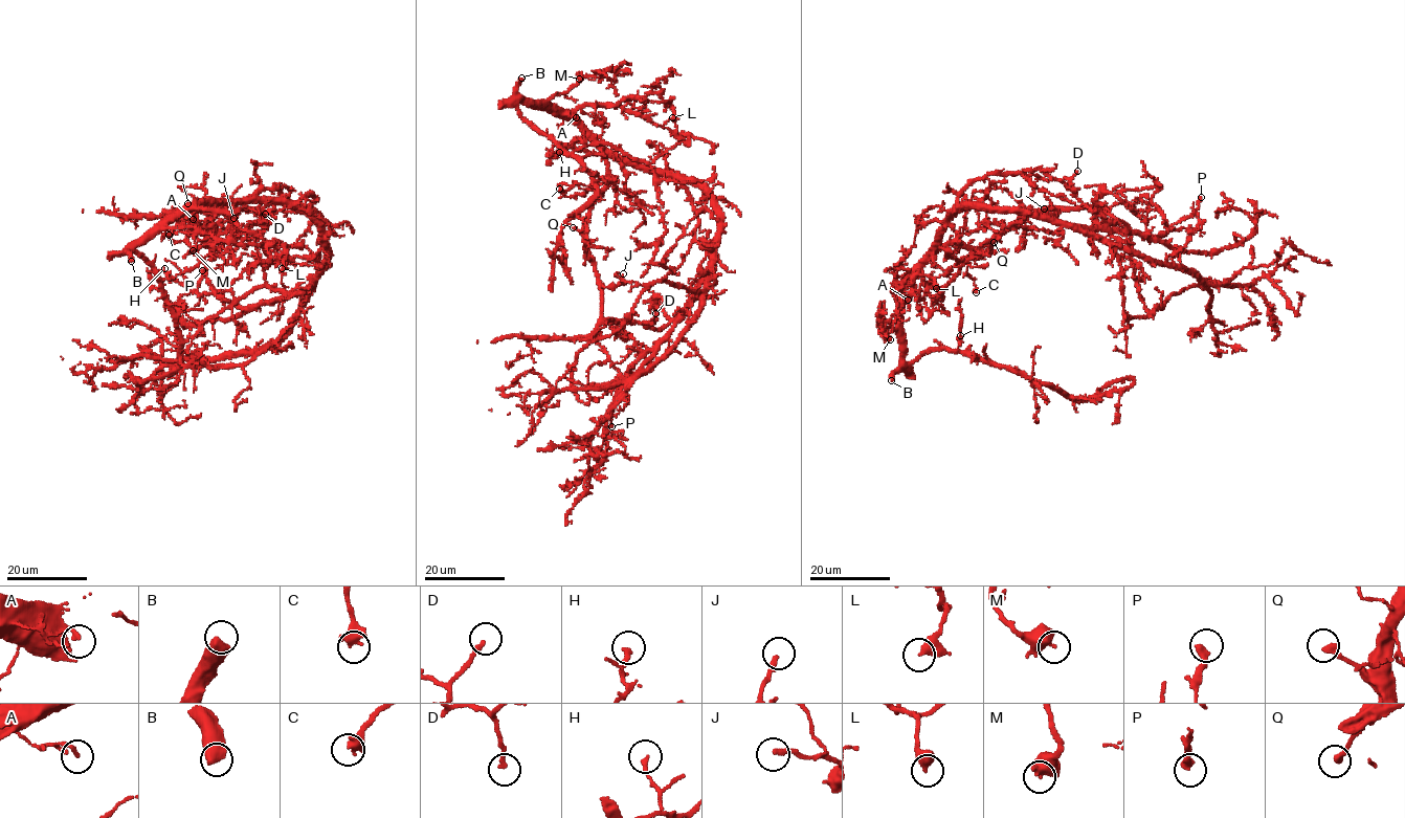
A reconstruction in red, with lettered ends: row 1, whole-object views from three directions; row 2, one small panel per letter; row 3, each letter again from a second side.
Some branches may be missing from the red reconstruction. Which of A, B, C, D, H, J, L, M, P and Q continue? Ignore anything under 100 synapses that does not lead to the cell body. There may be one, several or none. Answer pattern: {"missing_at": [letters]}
{"missing_at": ["B"]}

